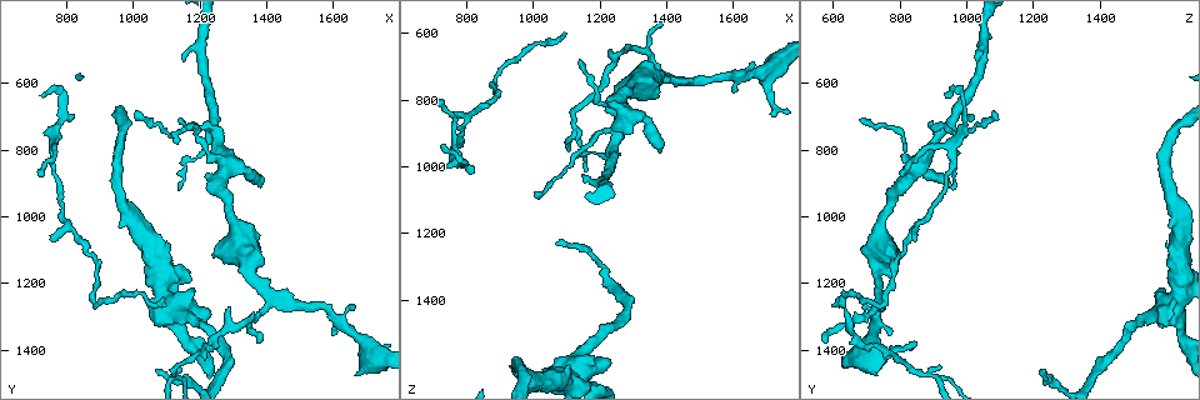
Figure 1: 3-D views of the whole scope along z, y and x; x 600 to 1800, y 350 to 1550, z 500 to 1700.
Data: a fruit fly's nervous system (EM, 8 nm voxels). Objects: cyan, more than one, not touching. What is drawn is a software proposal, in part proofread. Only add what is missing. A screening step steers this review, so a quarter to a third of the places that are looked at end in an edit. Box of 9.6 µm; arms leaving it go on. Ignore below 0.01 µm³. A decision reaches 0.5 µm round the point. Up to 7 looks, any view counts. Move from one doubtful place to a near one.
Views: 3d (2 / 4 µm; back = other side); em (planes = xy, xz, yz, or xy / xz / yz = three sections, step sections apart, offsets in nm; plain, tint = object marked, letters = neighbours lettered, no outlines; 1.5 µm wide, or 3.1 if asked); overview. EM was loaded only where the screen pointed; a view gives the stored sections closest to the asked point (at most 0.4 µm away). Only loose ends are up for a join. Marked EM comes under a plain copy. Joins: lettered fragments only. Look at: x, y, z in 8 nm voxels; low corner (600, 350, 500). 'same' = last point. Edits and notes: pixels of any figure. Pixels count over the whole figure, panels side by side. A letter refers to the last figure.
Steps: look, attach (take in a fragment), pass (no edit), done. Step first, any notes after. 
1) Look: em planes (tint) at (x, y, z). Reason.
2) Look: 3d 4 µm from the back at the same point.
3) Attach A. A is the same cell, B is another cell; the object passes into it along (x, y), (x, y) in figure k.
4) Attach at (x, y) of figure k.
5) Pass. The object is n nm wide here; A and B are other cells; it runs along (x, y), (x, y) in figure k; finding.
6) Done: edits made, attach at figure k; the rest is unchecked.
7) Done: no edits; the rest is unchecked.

Look: 3d 4 µm at (1140, 910, 950). Tapers out.

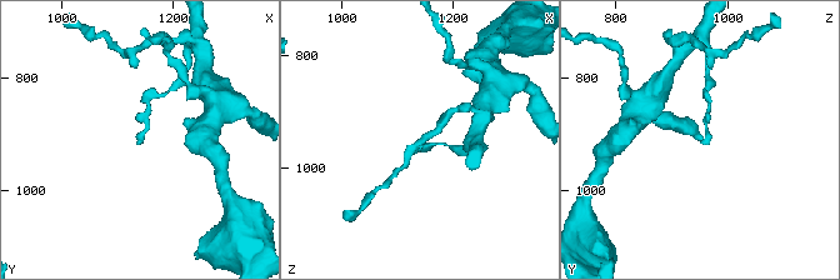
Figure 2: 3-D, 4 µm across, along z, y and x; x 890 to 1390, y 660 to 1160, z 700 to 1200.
Look: em planes (letters) at (1140, 915, 955). Need the tissue.

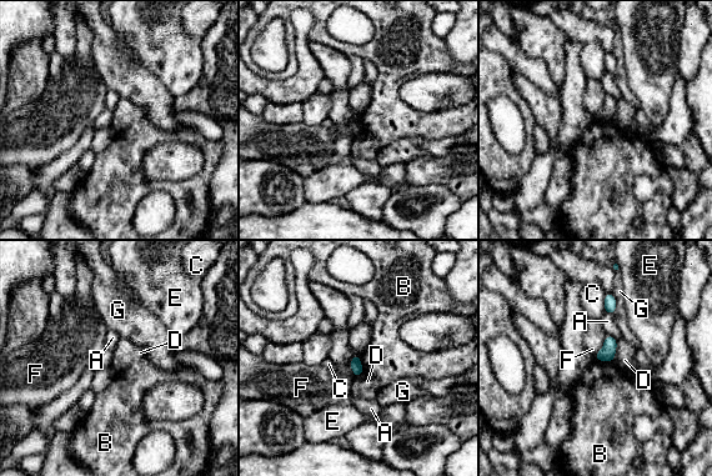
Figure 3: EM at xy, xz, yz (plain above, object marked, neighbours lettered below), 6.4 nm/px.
Pass. The object is 70 nm wide here; A, B, C, D, E, F and G are other cells; a border runs along (593, 357), (612, 362) in figure 3; none of them fits.

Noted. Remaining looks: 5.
Look: em yz step 4 (letters) at (1070, 1470, 1220). Branch stops here.

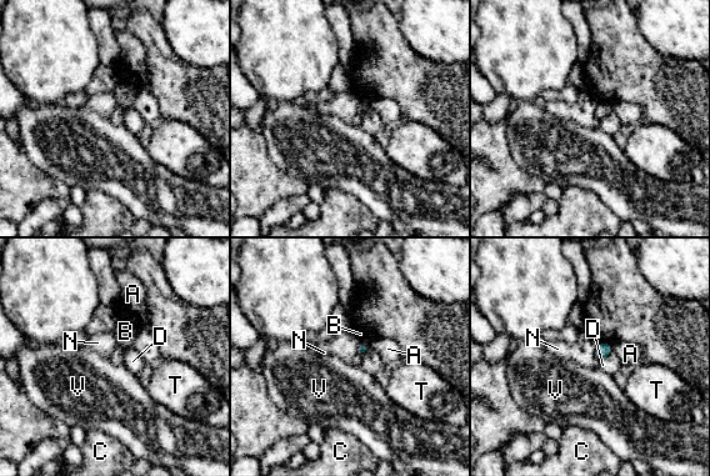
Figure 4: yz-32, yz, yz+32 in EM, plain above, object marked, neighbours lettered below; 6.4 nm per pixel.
Look: em planes (letters) at the same point.

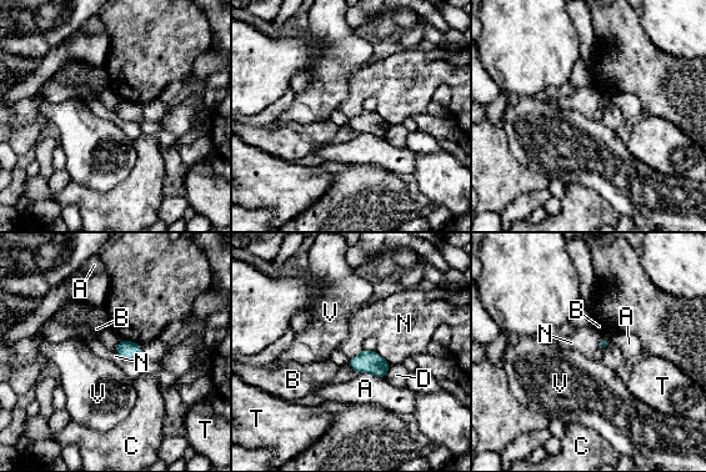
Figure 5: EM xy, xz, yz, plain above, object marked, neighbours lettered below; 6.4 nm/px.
Pass. A, B, C, D, N, T and V are other cells; a border runs along (120, 340), (116, 346), (119, 360) in figure 5; none of them fits.

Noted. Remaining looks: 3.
Look: em planes (letters) at (760, 1080, 850). Tapers out.

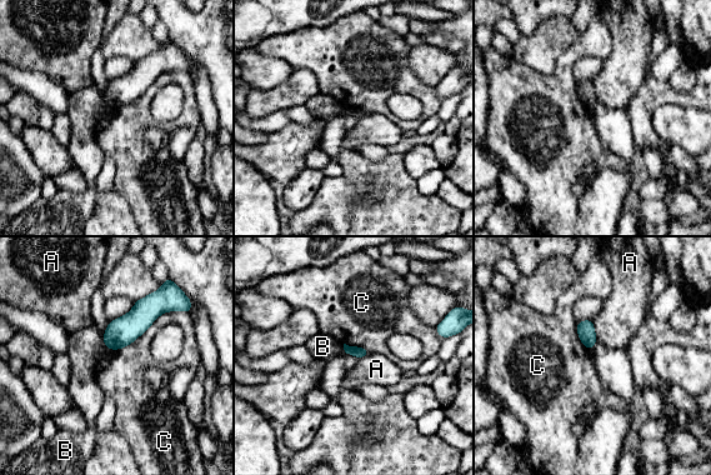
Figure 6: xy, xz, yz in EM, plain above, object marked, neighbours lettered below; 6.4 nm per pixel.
Pass. A, B and C are other cells; it runs along (169, 306), (151, 306), (108, 344) in figure 6; no lettered fragment goes on from it.

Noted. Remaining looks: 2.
Done: no edits; the rest is unchecked.

